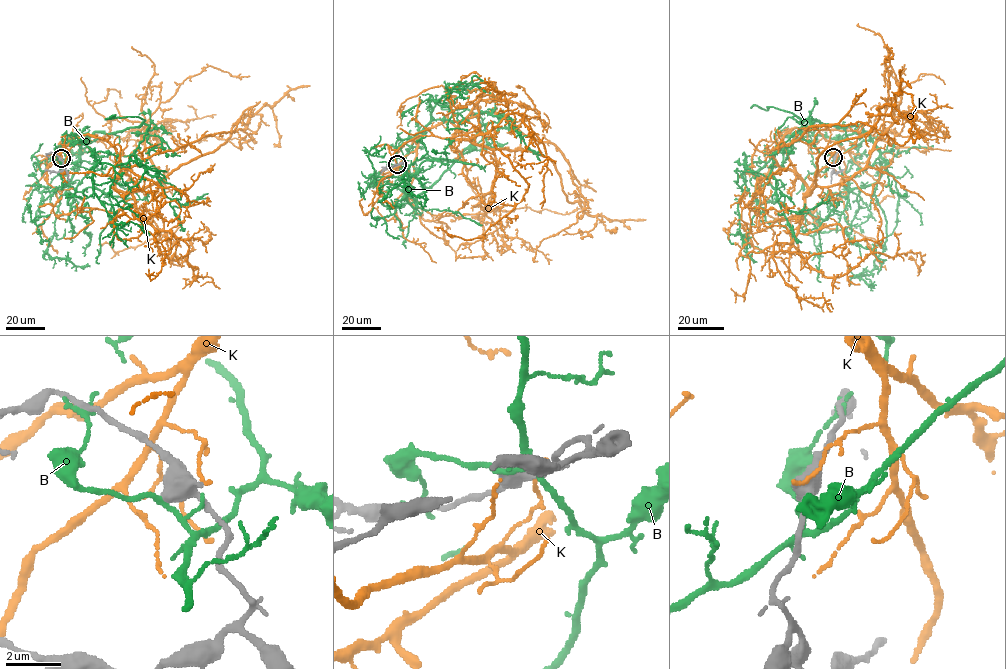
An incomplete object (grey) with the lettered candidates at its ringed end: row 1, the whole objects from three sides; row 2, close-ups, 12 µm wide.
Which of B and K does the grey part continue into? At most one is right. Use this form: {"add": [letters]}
{"add": ["K"]}

